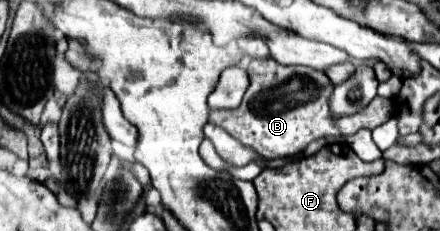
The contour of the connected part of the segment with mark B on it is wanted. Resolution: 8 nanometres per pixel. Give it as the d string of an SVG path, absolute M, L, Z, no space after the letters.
M266 56L252 58L246 72L252 74L252 80L242 104L234 110L214 110L210 122L222 126L230 136L254 148L264 158L296 156L302 154L312 140L352 136L362 128L374 130L392 116L392 100L376 96L358 114L334 118L330 114L330 94L334 84L330 86L330 78L324 72L306 66L284 66Z

